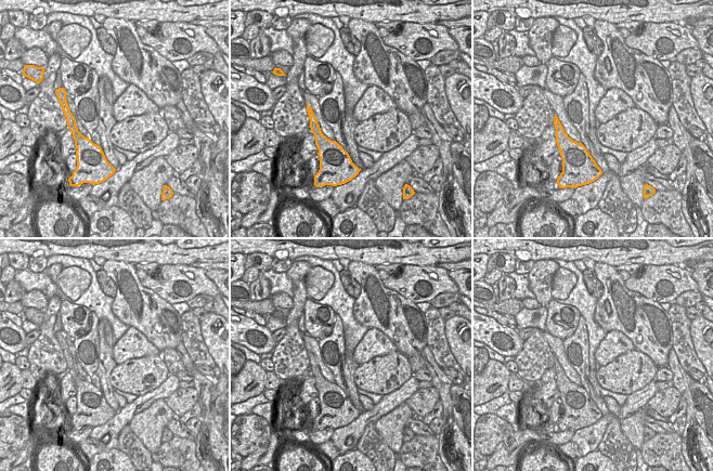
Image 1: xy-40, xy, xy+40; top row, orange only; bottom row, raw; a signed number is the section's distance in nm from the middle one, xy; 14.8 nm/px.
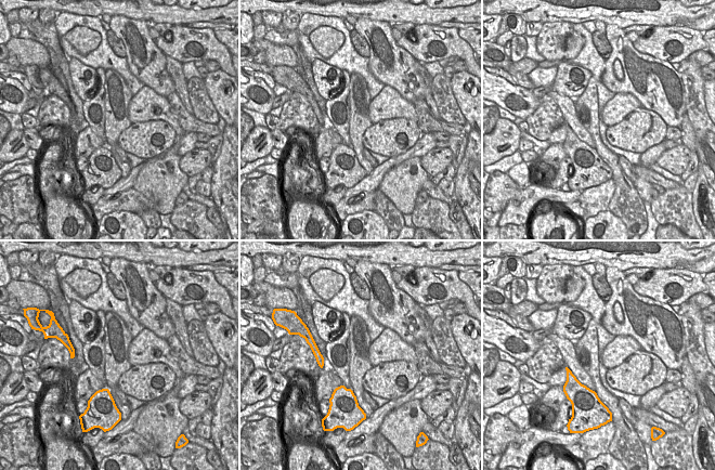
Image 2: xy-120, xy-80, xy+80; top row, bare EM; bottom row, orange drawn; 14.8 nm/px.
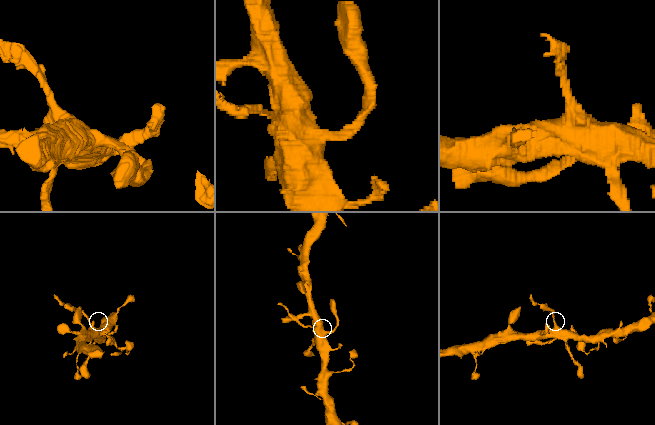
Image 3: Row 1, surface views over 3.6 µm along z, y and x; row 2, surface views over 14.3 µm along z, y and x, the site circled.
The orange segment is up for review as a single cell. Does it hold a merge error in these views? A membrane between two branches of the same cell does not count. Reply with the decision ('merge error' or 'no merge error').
merge error

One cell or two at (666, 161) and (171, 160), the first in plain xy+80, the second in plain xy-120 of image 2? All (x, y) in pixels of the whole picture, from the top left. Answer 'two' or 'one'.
two

